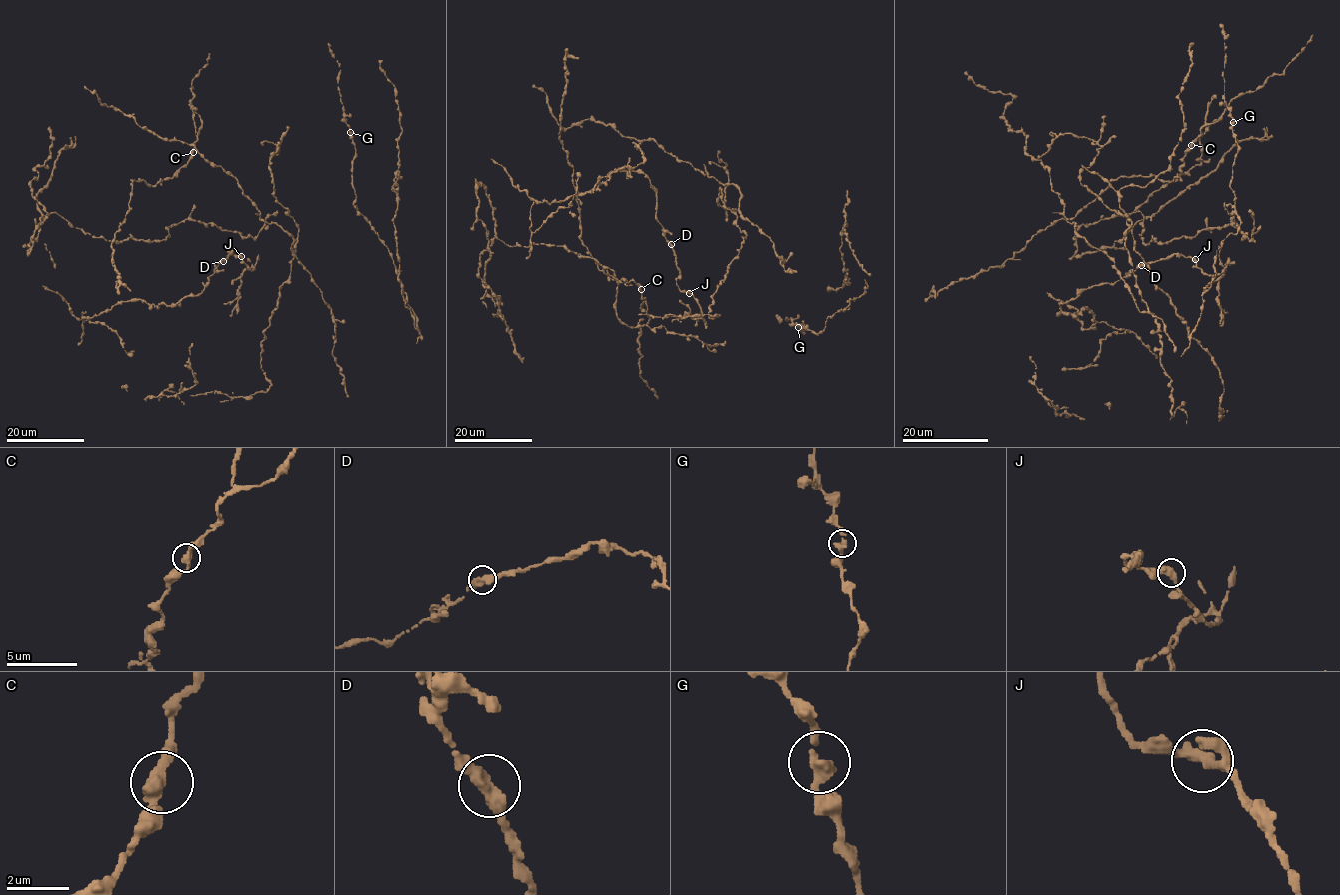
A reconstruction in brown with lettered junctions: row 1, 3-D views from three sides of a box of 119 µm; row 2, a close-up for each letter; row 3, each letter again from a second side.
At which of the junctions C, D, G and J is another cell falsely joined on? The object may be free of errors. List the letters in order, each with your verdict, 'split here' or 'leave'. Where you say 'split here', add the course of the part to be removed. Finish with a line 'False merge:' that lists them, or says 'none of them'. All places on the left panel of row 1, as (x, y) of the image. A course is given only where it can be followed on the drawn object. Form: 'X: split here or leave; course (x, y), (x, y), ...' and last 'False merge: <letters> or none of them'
C: leave
D: leave
G: leave
J: leave
False merge: none of them

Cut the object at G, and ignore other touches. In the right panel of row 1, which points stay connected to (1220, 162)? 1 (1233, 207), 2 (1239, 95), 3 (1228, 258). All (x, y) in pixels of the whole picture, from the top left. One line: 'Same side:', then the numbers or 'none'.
Same side: 2, 3

